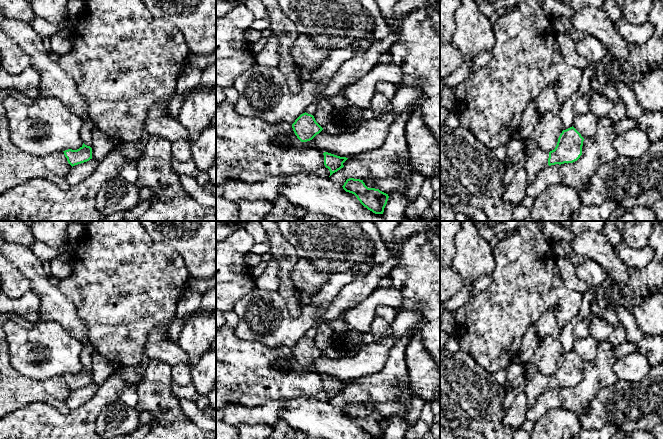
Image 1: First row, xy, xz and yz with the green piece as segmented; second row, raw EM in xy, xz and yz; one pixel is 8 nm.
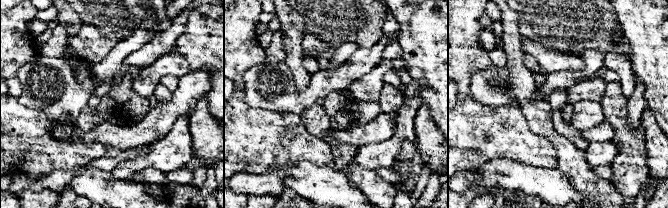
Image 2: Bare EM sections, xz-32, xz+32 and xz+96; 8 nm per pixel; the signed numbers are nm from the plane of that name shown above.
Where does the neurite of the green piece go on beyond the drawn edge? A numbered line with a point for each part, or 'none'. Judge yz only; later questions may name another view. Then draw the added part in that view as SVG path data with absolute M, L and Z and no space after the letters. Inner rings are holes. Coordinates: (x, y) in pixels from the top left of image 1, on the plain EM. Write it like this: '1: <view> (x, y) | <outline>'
1: yz (537, 382) | M533 362L523 364L523 377L527 382L525 395L529 403L532 403L542 392L548 390L549 376L542 374Z

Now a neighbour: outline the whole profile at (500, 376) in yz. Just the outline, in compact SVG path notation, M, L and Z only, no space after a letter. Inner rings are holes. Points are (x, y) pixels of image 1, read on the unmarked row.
M505 369L498 370L494 373L492 373L494 381L499 384L503 385L506 382L507 379L507 372Z

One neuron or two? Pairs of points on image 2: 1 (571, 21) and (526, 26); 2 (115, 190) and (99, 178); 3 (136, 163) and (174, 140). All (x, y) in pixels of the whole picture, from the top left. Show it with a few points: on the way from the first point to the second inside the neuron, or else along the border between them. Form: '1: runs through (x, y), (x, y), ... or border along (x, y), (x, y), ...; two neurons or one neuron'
1: runs through (560, 21), (537, 22); one neuron
2: runs through (111, 190), (103, 182); one neuron
3: runs through (145, 162), (156, 158), (165, 149); one neuron

